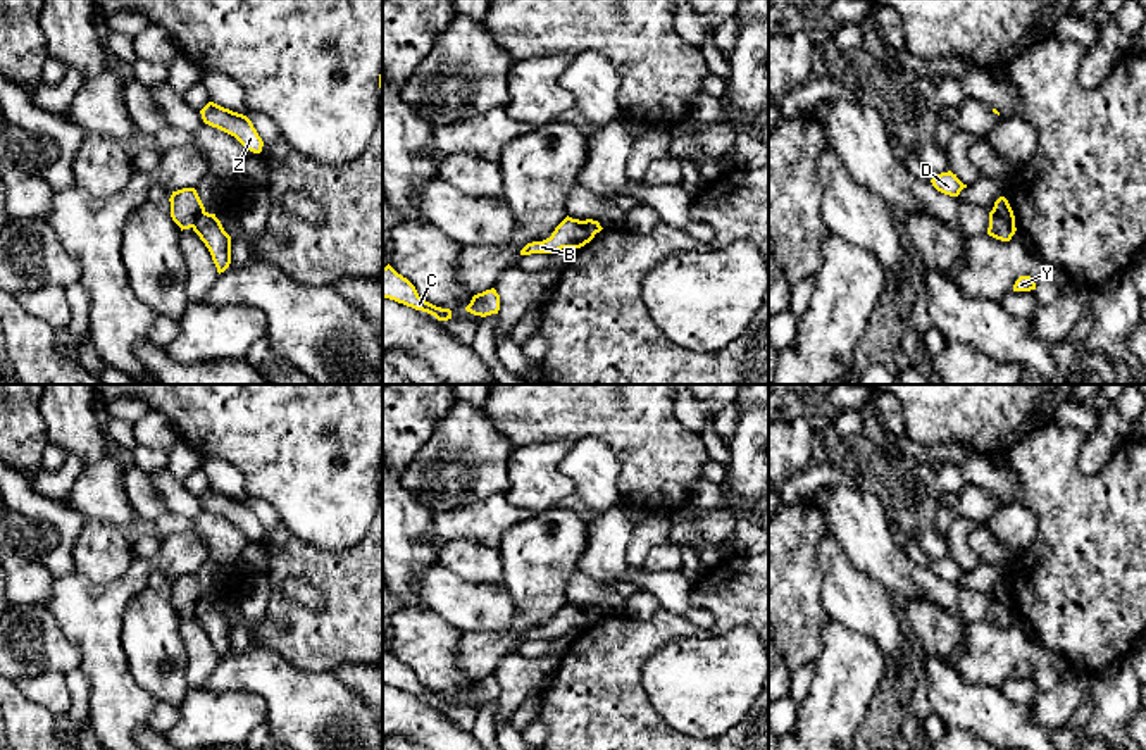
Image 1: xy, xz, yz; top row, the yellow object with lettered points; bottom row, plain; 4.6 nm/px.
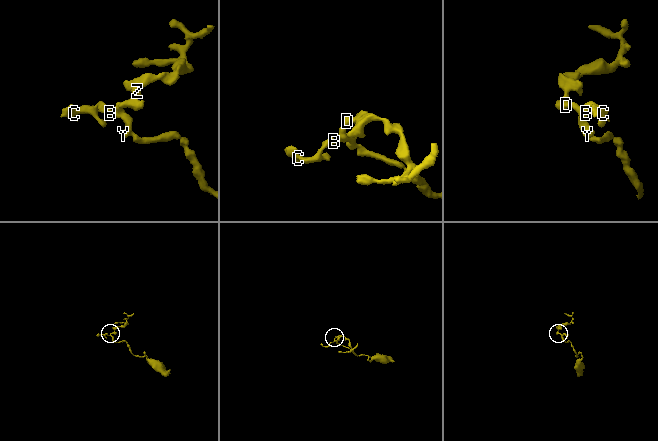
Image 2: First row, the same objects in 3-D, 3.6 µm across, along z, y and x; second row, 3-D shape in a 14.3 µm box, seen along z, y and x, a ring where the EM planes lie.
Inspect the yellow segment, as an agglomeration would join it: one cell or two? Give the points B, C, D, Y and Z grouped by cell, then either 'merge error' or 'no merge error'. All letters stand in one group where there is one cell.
groups B C D Z / Y; merge error

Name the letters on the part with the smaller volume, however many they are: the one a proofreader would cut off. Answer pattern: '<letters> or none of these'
B, C, D, Z

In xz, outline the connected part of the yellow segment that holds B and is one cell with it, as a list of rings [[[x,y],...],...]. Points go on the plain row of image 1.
[[[565,603],[551,619],[550,624],[543,628],[527,629],[520,641],[531,640],[553,640],[562,634],[581,634],[595,624],[595,617],[584,612],[584,607]]]

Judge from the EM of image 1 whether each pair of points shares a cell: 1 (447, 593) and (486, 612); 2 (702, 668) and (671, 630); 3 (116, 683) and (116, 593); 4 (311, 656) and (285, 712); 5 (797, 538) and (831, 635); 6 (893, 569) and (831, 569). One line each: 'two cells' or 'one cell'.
1: one cell
2: two cells
3: one cell
4: two cells
5: two cells
6: two cells

